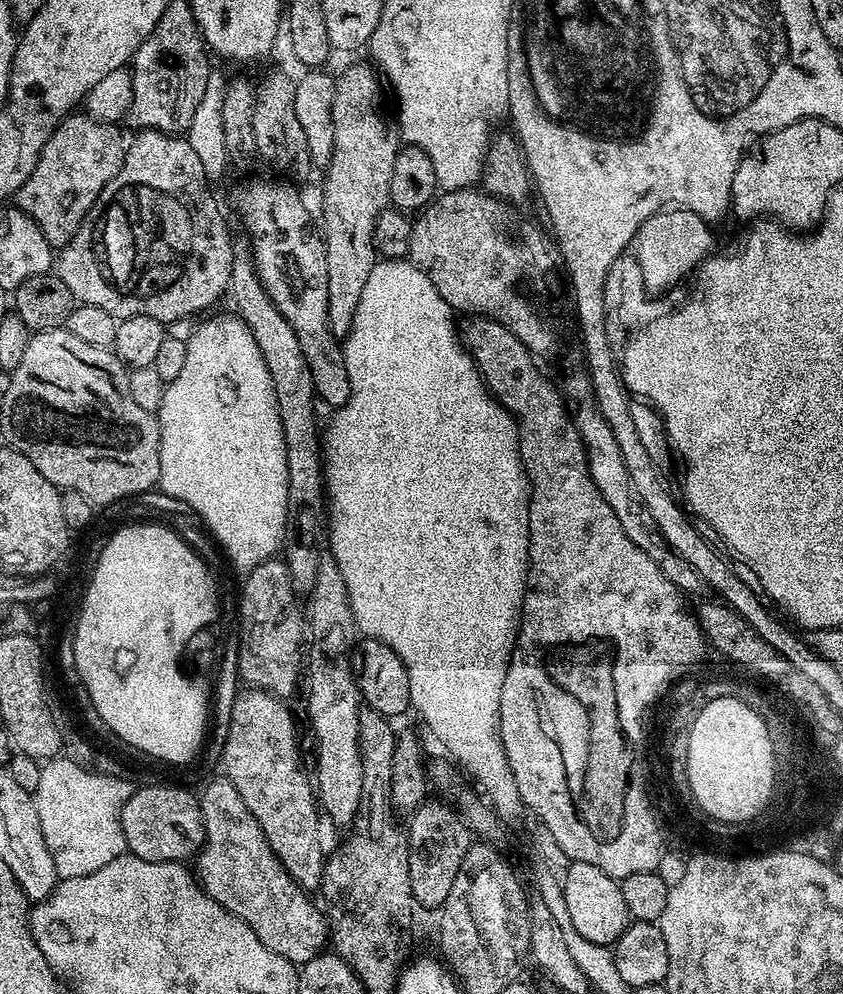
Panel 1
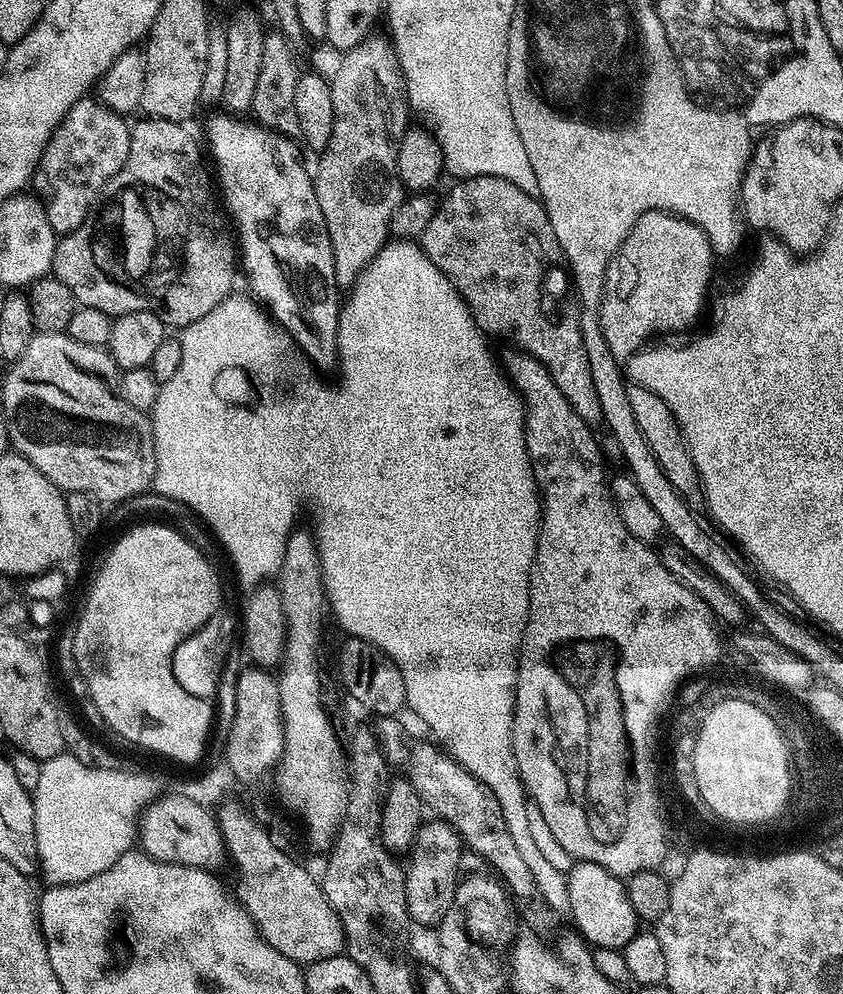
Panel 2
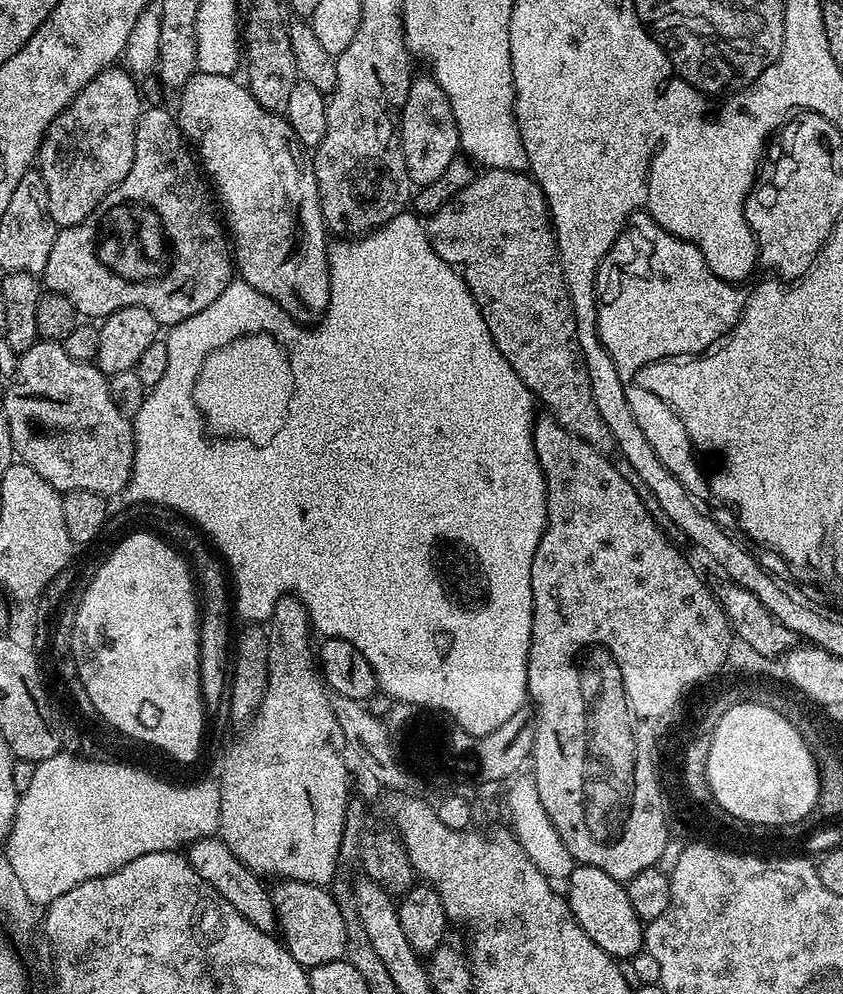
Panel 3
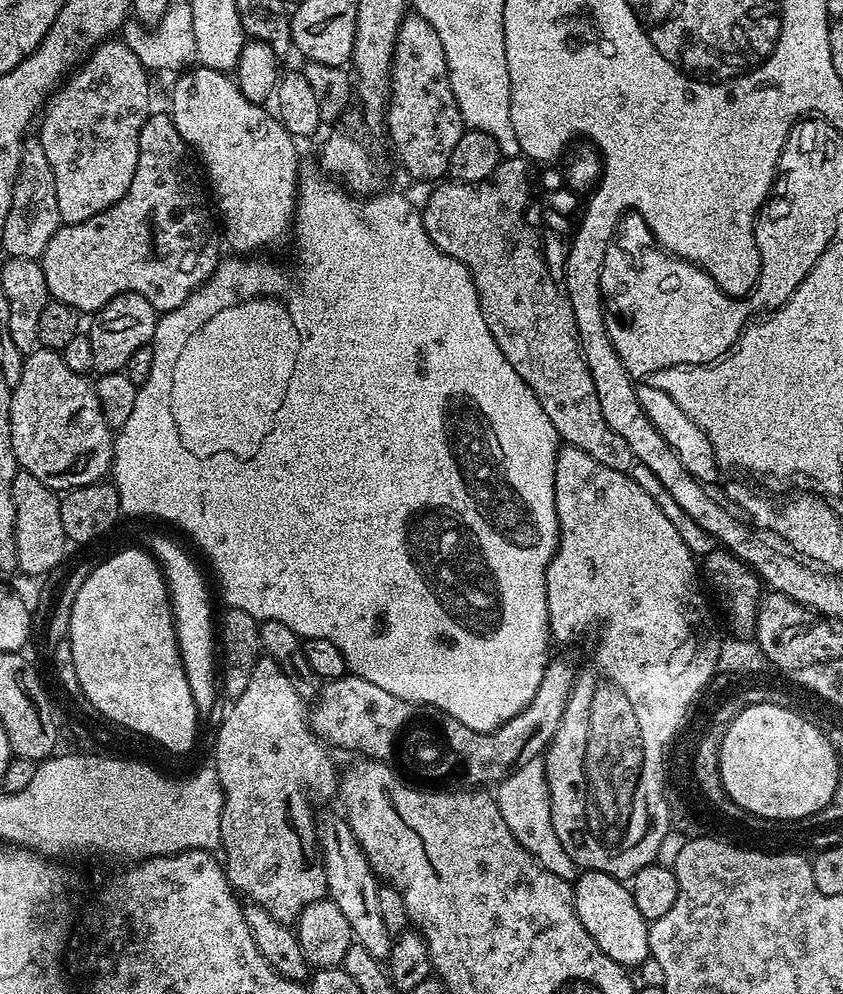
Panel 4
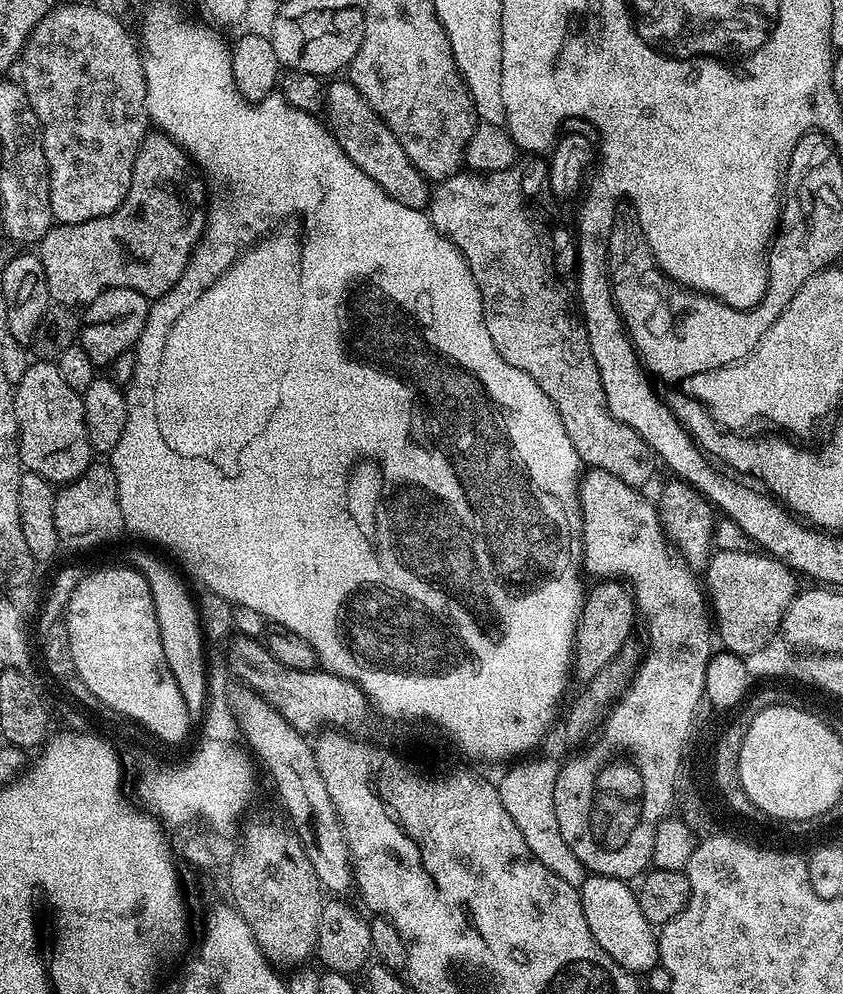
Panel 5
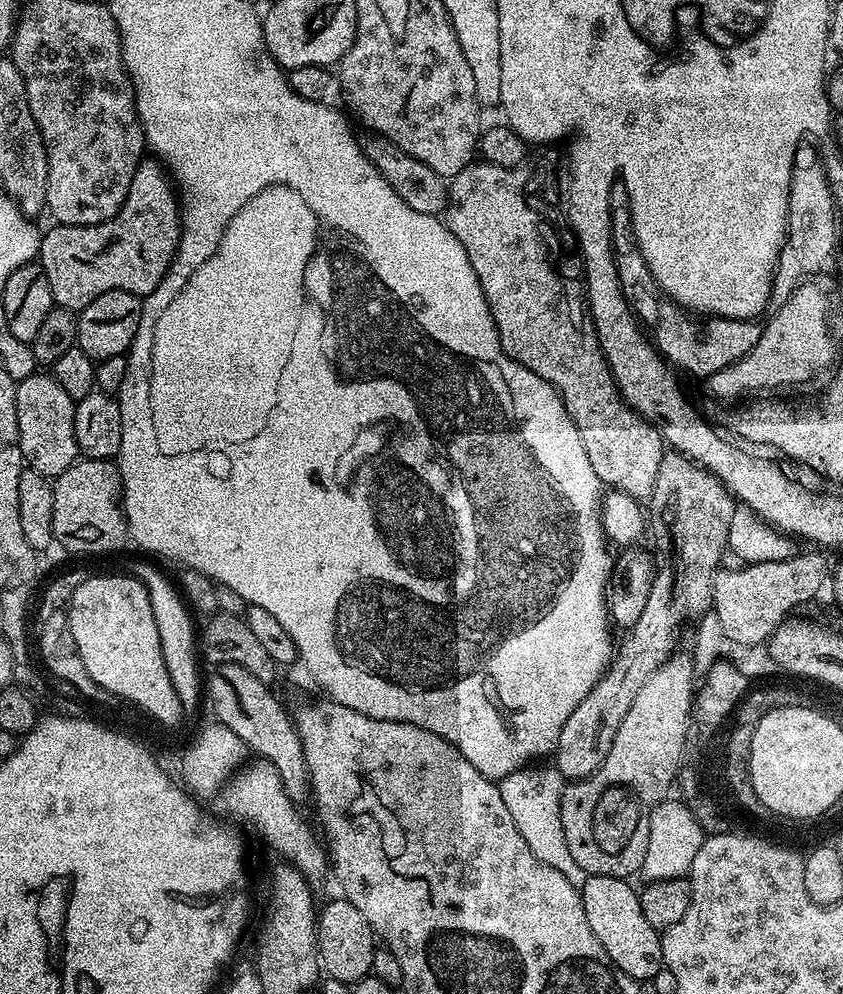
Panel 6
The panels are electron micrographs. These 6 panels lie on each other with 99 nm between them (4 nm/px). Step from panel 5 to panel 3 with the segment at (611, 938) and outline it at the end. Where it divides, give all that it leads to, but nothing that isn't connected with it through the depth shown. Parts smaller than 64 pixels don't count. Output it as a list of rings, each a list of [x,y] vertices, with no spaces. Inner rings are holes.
[[[585,864],[576,867],[566,881],[566,899],[578,926],[606,950],[617,961],[637,956],[644,948],[645,925],[634,914],[634,906],[630,906],[630,894],[621,881],[610,878],[602,870]]]

